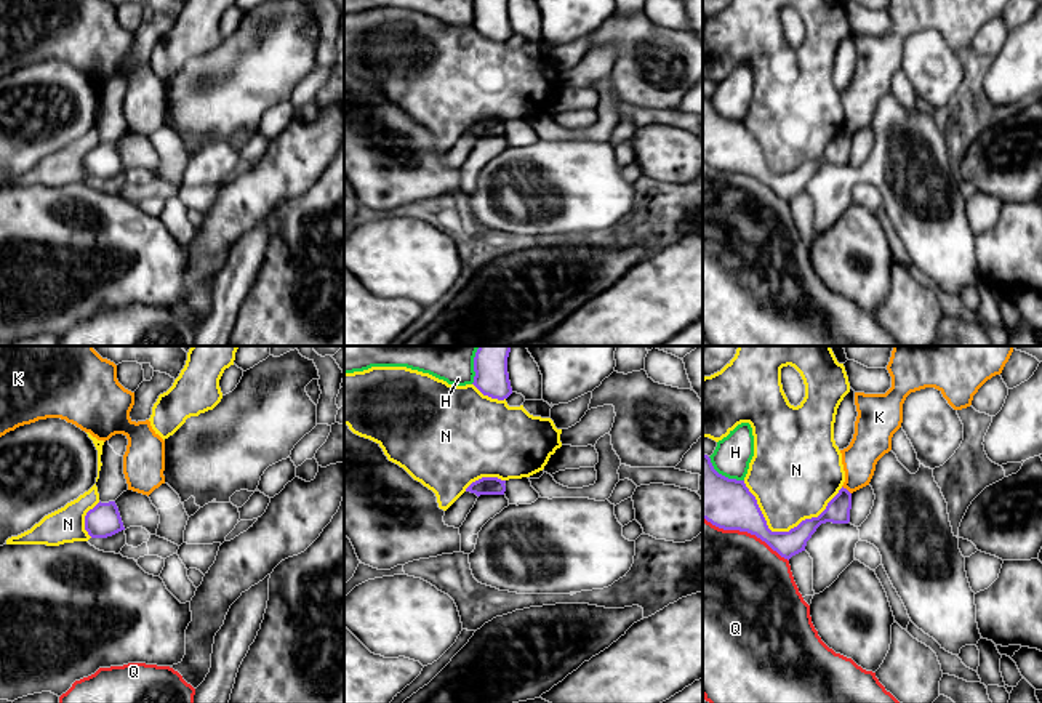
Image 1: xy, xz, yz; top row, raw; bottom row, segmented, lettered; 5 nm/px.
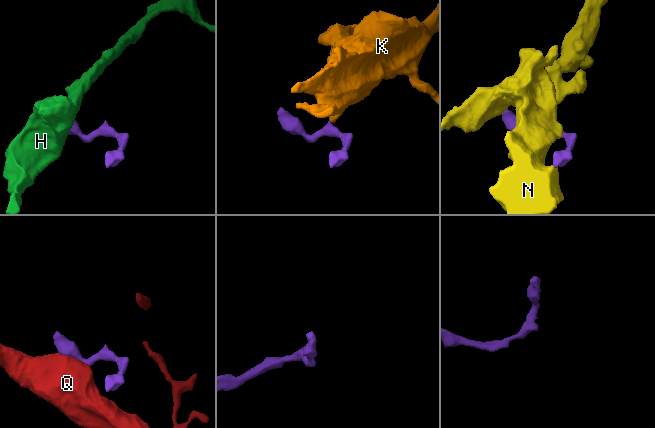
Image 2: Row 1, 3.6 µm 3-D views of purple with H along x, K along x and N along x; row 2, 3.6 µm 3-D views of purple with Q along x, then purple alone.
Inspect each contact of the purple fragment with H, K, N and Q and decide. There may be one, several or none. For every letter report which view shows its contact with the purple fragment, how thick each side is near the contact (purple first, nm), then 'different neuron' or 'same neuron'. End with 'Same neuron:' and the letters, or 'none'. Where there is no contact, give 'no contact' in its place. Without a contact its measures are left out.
H: meets purple in yz; 260 nm thick on the purple side, 190 nm on the other; different neuron
K: meets purple in yz; 130 nm thick on the purple side, 180 nm on the other; different neuron
N: meets purple in yz; 190 nm thick on the purple side, 380 nm on the other; different neuron
Q: meets purple in yz; 260 nm thick on the purple side, 480 nm on the other; different neuron
Same neuron: none

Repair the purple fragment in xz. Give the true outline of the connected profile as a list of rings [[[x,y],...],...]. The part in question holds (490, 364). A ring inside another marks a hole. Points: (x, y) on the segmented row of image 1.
[[[479,346],[474,357],[474,386],[491,399],[504,400],[512,394],[507,357],[511,346]]]

